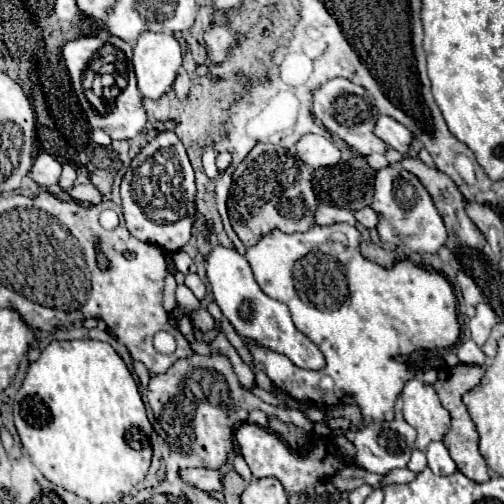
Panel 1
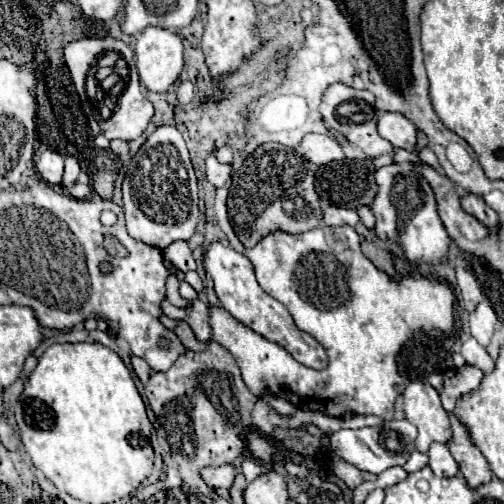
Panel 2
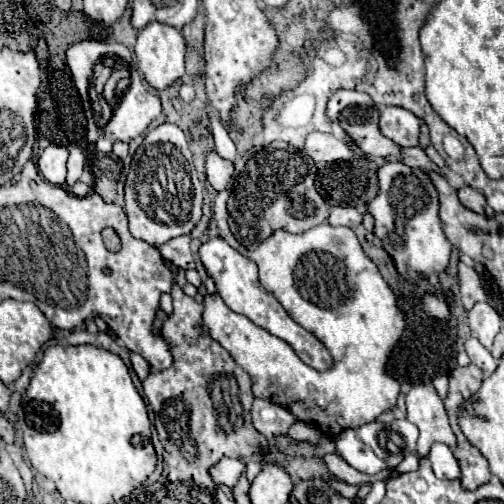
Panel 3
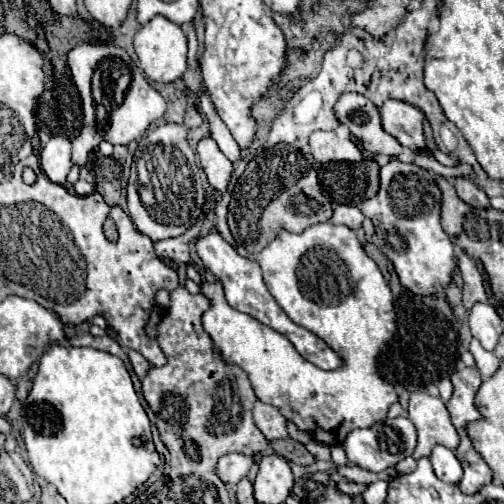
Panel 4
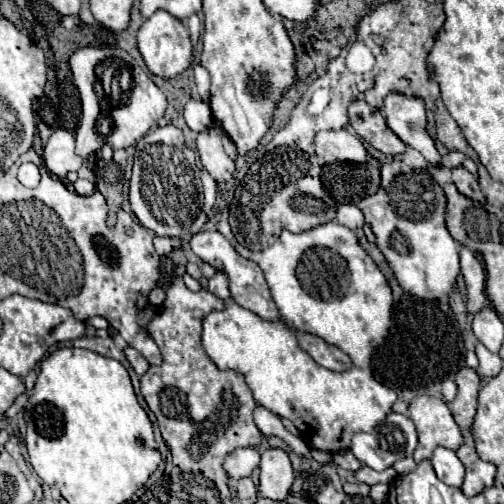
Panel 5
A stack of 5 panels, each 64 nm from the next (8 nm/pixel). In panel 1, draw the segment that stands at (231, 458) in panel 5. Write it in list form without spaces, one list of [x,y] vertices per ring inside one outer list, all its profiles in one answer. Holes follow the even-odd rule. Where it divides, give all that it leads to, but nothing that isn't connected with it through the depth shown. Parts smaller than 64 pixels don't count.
[[[192,468],[192,470],[184,470],[180,474],[186,482],[198,486],[200,490],[206,492],[214,492],[214,490],[222,490],[222,470],[210,470],[210,468]]]

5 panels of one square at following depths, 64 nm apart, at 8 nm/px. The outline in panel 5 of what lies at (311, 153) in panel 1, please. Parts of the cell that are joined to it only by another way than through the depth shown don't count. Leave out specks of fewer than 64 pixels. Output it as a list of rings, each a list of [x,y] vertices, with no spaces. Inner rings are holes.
[[[348,130],[318,132],[314,146],[316,146],[316,154],[322,156],[328,164],[338,162],[338,160],[346,160],[346,162],[366,162],[368,160],[364,142]]]

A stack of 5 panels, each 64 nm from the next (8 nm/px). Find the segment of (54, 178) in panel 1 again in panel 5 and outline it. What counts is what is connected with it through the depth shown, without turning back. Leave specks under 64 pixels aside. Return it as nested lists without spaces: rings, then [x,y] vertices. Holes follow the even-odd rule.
[[[64,128],[54,130],[50,140],[46,142],[46,146],[44,146],[44,162],[46,162],[46,168],[54,176],[64,178],[70,170],[76,172],[84,164],[84,158],[76,154],[74,142],[76,142],[74,134],[70,134]]]

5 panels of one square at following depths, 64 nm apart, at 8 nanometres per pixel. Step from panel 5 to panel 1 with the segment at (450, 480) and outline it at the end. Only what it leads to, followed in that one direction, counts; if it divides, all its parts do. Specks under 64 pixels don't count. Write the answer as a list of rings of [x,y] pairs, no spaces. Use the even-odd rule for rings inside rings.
[[[432,442],[426,450],[426,456],[428,456],[428,468],[438,476],[450,476],[458,470],[448,454],[448,448],[442,442]]]

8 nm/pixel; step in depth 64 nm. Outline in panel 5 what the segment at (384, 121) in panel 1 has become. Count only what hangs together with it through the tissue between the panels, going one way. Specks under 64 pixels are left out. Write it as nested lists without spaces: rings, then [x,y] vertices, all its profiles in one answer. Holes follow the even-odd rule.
[[[390,92],[384,100],[384,116],[388,128],[402,142],[416,148],[430,168],[442,170],[442,156],[436,150],[434,138],[426,132],[426,104],[422,98]]]

